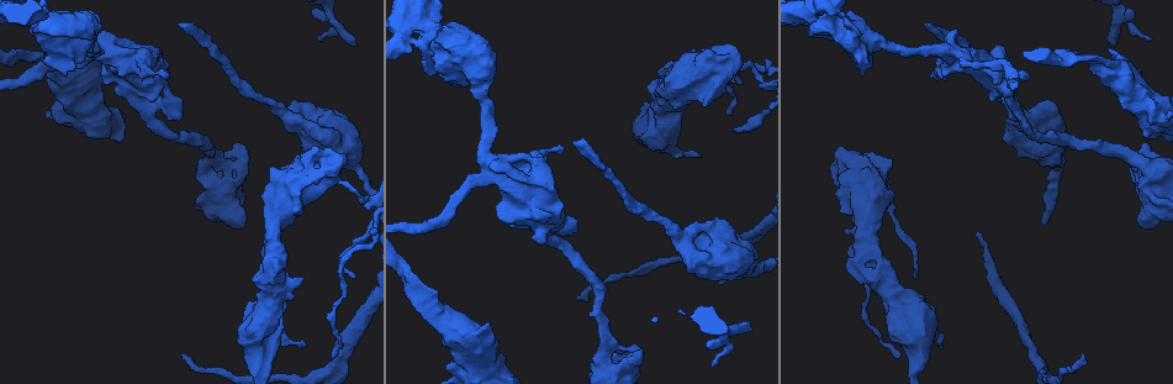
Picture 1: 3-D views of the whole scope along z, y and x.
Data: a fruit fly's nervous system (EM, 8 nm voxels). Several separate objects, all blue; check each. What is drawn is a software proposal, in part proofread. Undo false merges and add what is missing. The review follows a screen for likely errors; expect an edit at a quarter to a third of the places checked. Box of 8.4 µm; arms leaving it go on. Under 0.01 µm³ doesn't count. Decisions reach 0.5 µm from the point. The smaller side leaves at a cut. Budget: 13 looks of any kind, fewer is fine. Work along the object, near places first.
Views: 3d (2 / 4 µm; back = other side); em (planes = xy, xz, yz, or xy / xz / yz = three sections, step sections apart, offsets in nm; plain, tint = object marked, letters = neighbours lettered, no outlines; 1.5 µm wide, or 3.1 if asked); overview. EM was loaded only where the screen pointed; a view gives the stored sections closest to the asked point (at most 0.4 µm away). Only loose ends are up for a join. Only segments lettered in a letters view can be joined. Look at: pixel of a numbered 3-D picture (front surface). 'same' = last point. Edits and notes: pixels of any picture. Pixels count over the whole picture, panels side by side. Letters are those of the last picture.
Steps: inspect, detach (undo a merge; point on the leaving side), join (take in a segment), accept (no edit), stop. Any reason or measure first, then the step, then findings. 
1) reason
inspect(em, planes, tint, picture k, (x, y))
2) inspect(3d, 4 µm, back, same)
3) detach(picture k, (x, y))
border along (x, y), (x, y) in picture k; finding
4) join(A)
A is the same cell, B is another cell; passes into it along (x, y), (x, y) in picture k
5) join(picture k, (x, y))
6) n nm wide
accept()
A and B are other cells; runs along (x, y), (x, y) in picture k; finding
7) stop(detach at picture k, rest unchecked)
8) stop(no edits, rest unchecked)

branch stops here
inspect(3d, 2 µm, picture 1, (750, 331))

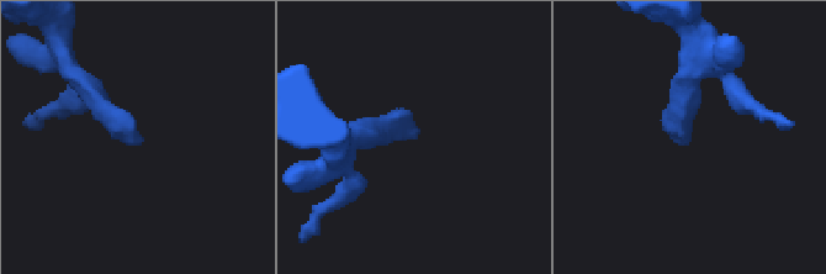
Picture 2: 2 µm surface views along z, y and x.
now the EM
inspect(em, planes, tint, picture 2, (138, 141))

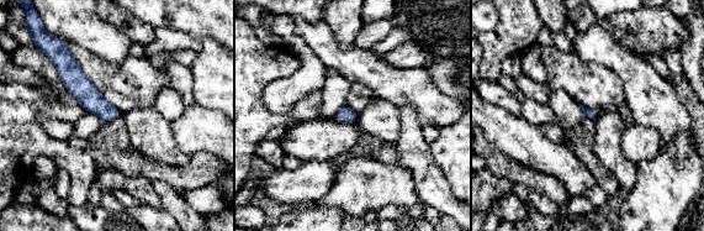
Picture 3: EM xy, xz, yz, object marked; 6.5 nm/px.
see the neighbours
inspect(em, planes, letters, same)

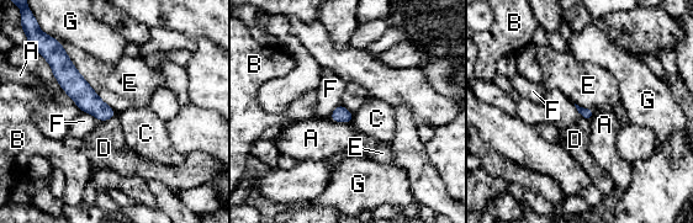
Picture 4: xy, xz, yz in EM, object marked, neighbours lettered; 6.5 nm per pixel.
accept()
A, B, C, D, E, F and G are other cells; border along (116, 115), (100, 122) in picture 4; none of them fits

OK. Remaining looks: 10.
abrupt turn
inspect(3d, 4 µm, back, picture 1, (628, 347))

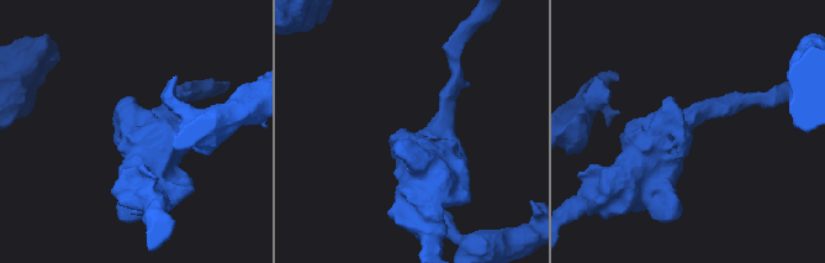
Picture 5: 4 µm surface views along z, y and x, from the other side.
arms of 240, 380 nm
inspect(em, planes, letters, picture 5, (413, 132))

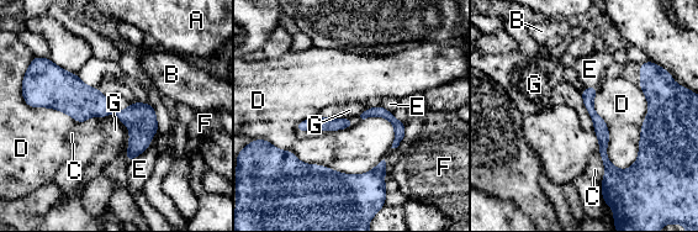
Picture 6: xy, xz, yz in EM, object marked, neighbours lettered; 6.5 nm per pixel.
D touches over 600 nm
accept()
A, B, C, D, E, F and G are other cells; border along (80, 125), (115, 115), (126, 126) in picture 6; continuous, no second cell

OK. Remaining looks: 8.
a fork
inspect(3d, 4 µm, picture 1, (454, 326))

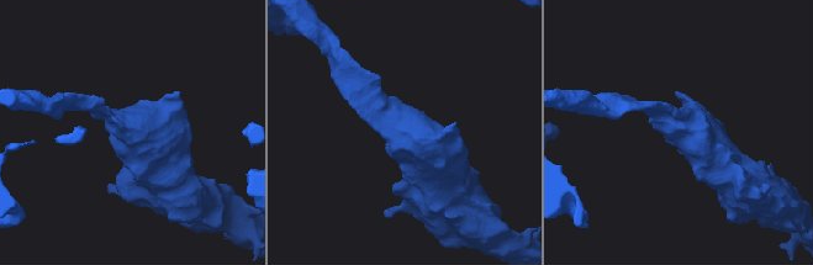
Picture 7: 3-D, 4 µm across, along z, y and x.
shape alone is not enough
inspect(em, planes, letters, picture 7, (408, 130))

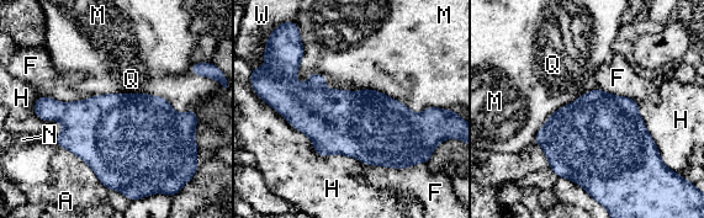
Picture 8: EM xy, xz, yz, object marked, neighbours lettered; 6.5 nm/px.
600 nm wide
accept()
A, F, H, M, N, Q and W are other cells; border along (54, 141), (78, 155), (107, 189) in picture 8; one cell here

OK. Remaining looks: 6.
thick turns thin
inspect(3d, 2 µm, picture 1, (852, 41))

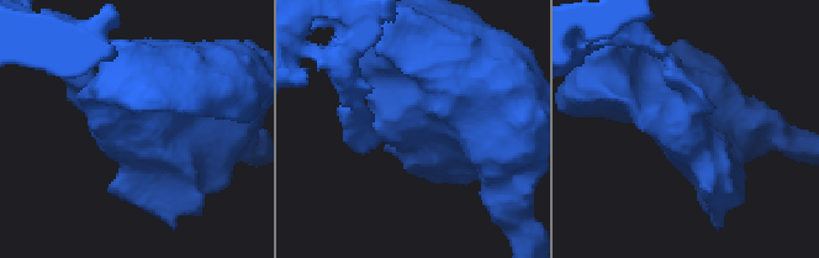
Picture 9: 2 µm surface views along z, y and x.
shape alone is not enough
inspect(em, planes, tint, picture 9, (136, 129))

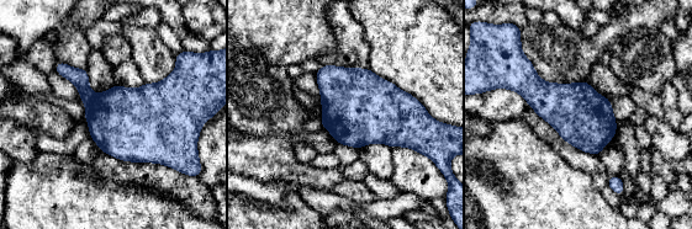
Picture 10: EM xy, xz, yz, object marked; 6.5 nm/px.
inspect(em, planes, letters, same)

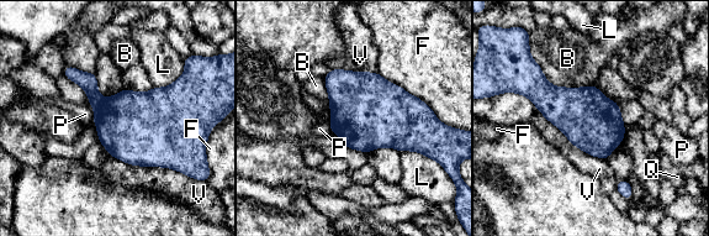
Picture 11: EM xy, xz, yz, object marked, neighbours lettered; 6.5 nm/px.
480 nm wide
detach(picture 11, (88, 82))
B, F, L, P, Q and V are other cells; border along (101, 98), (96, 109) in picture 11; two cells meet here

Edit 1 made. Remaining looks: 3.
free end
inspect(3d, 2 µm, back, picture 1, (576, 142))

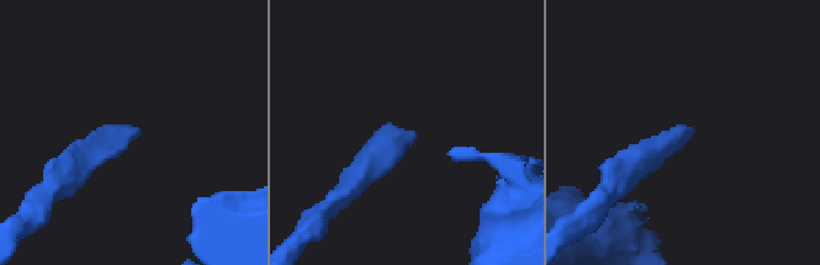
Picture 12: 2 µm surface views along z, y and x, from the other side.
inspect(em, planes, letters, picture 12, (135, 131))

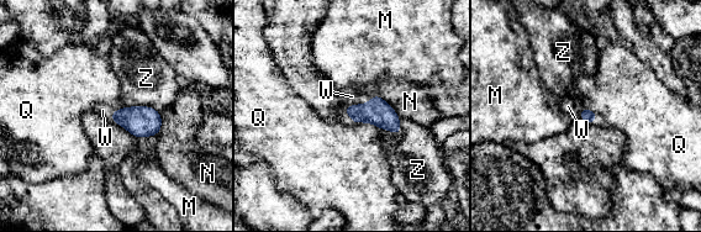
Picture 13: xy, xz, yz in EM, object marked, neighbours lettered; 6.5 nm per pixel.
join(W)
W is the same cell, M, N, Q and Z are other cells; the cell continues

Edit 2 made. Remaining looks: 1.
stop(detach at picture 11, join at picture 13, rest unchecked)

